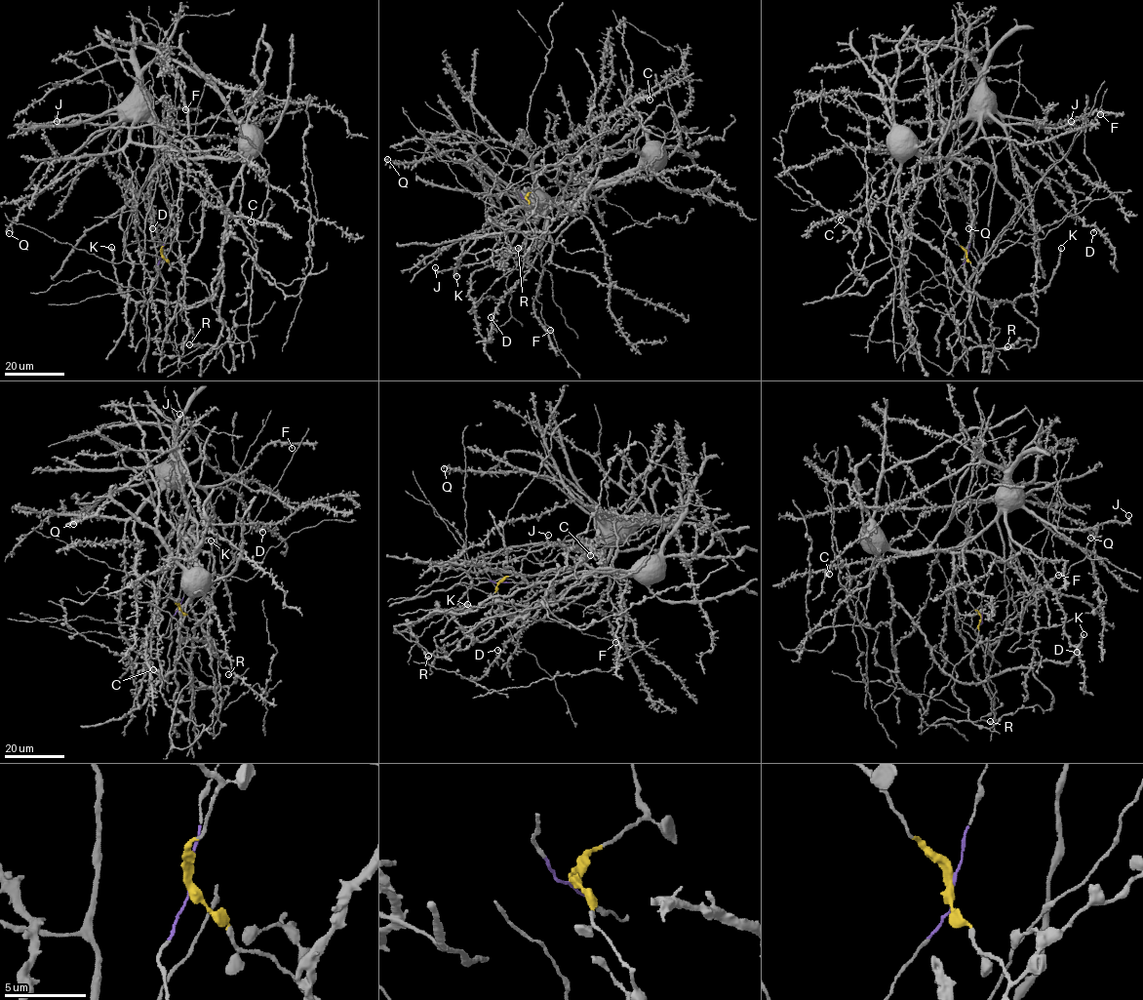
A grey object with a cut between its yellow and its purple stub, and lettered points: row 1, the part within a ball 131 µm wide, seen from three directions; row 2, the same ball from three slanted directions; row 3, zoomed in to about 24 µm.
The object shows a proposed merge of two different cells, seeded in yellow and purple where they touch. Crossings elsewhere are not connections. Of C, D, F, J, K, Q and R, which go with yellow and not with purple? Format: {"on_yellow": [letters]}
{"on_yellow": ["K", "R"]}

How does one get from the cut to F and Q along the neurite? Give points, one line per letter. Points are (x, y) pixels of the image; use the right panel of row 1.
F: (966, 254), (952, 288), (967, 300), (984, 263), (996, 179), (985, 118), (1061, 127), (1100, 114)
Q: (966, 254), (952, 288), (967, 300), (984, 263), (996, 179), (979, 119), (946, 165), (971, 213), (967, 228)

